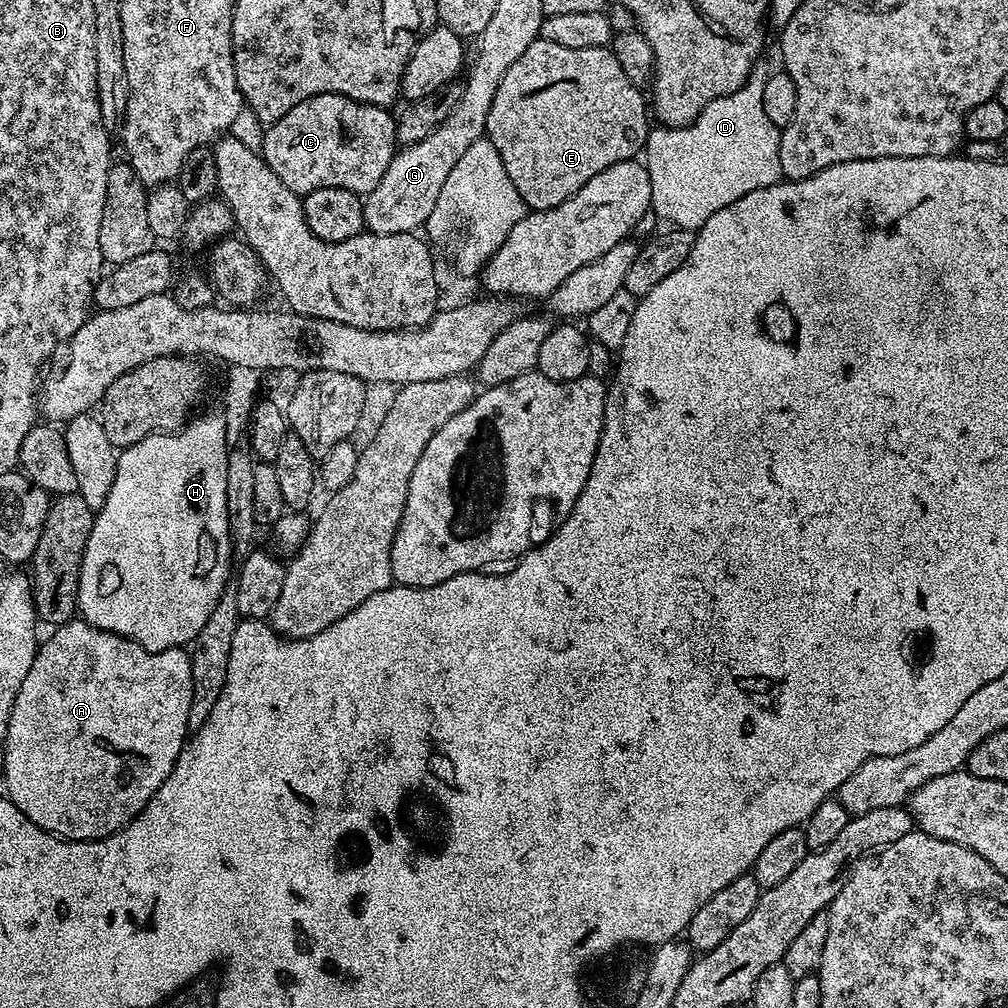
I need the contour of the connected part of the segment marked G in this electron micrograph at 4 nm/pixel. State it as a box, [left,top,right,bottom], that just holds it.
[363,111,484,234]

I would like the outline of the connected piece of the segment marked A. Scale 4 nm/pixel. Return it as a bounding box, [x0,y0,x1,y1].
[4,618,192,840]

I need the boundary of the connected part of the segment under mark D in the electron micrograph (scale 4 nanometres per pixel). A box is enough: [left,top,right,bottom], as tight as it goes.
[646,79,781,230]

